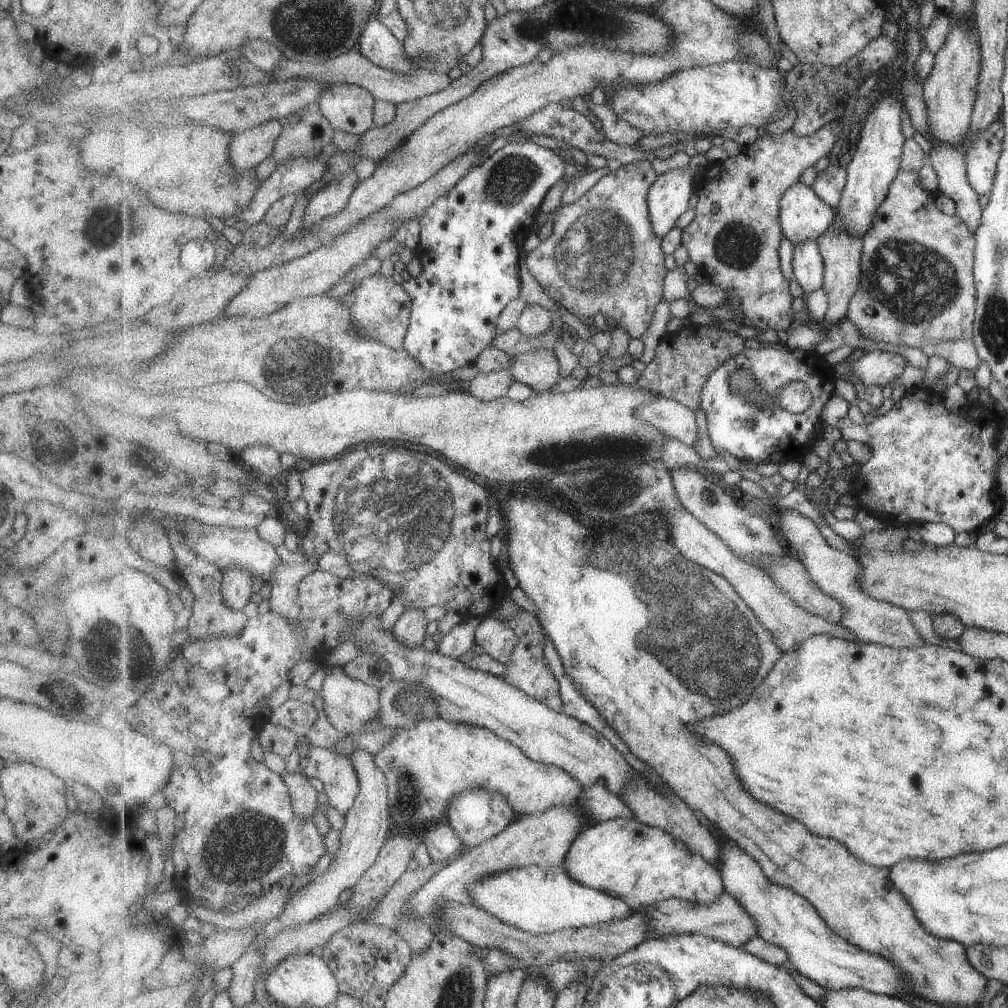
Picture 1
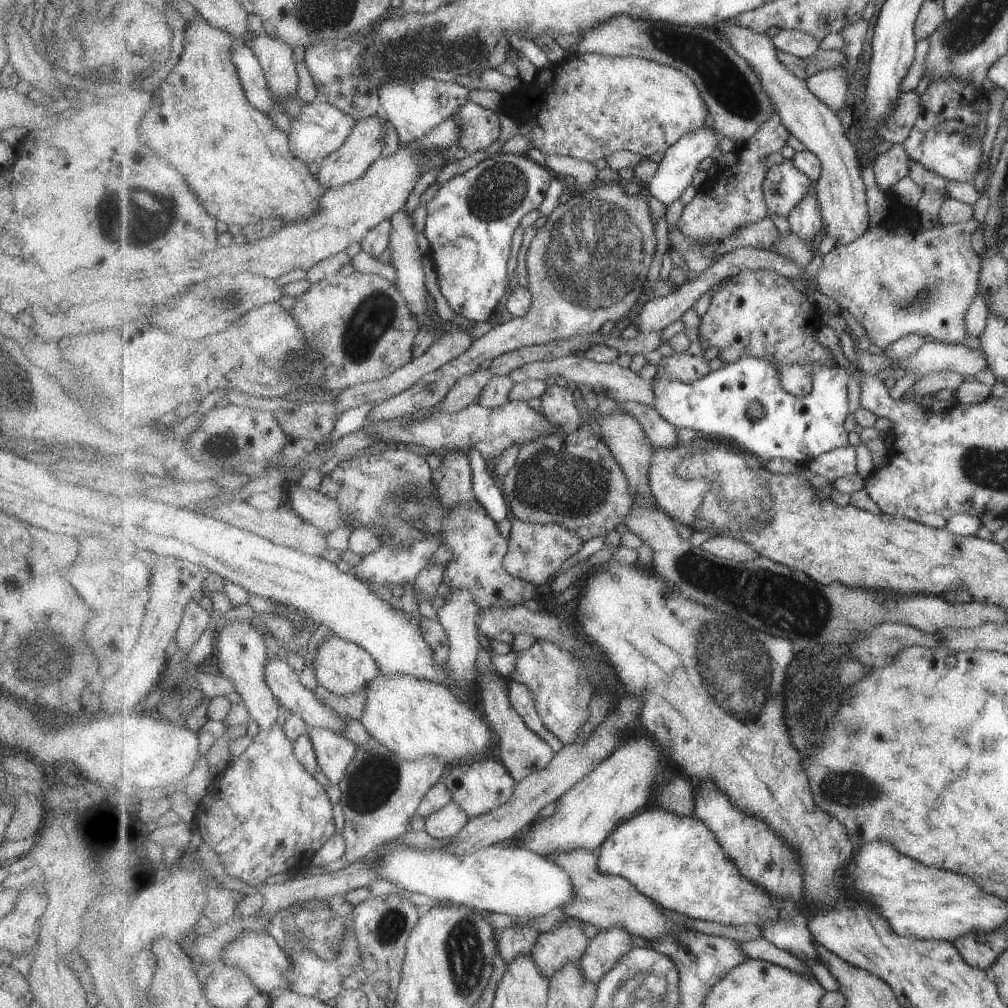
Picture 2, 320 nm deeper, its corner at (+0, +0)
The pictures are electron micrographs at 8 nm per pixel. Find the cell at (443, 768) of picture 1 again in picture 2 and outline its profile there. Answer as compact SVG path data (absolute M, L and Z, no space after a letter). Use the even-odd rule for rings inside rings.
M380 672L380 675L377 678L371 679L367 684L364 690L366 695L367 704L365 705L364 713L362 714L360 721L365 725L365 728L370 732L370 735L373 739L386 744L393 752L400 754L402 757L405 757L407 760L414 761L421 757L426 757L427 755L437 755L438 757L444 758L448 762L448 766L451 768L455 765L462 765L463 763L470 763L471 761L476 761L475 756L479 754L485 754L491 746L491 740L493 740L493 730L490 727L490 724L483 722L483 718L473 712L469 707L465 705L465 702L461 702L458 696L449 688L447 685L428 681L427 679L420 679L405 673L397 673L392 675L384 675Z

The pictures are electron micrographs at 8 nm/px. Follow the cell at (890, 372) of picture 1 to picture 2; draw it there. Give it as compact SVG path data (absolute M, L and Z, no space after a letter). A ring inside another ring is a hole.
M923 343L923 346L905 359L895 359L894 362L915 374L923 376L940 370L948 370L961 376L973 376L981 370L988 369L986 356L981 351L970 349L963 345L947 343Z

